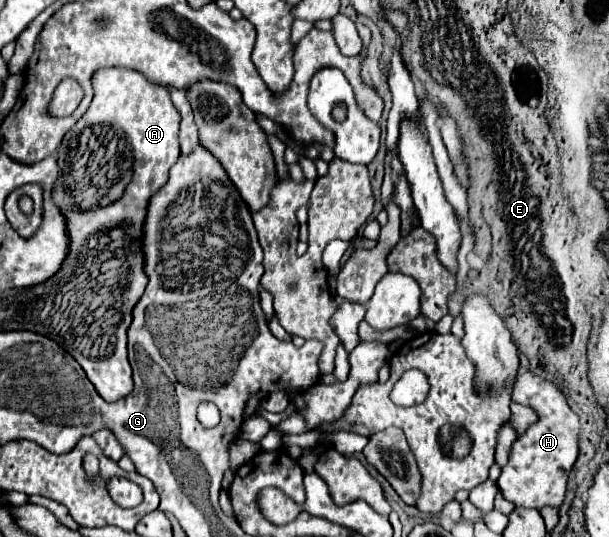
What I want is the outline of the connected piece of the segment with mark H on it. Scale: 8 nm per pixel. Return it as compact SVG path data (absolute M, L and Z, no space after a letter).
M527 375L527 381L529 385L523 385L521 377L515 387L515 399L531 407L539 419L513 443L509 463L503 467L497 485L503 491L503 497L515 505L535 509L559 507L565 499L569 471L577 459L577 437L581 433L579 417L569 409L563 393L551 381L533 375Z

